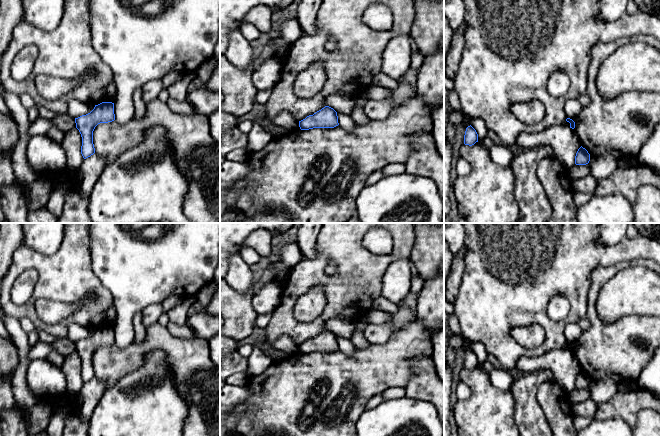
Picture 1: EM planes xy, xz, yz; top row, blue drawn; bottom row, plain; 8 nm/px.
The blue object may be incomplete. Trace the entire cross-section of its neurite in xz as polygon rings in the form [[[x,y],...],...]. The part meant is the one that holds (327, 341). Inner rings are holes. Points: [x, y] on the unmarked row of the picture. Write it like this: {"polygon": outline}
{"polygon": [[[325,330],[313,339],[309,339],[305,343],[299,345],[299,351],[301,354],[334,352],[338,349],[337,336],[329,330]]]}

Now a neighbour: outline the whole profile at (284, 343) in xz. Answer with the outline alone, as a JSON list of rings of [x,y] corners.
[[[281,335],[278,339],[276,339],[273,342],[269,342],[266,338],[263,338],[263,339],[258,340],[255,345],[259,346],[264,354],[267,354],[268,350],[271,348],[284,351],[290,356],[294,354],[298,354],[300,352],[299,345],[296,344],[287,335]]]

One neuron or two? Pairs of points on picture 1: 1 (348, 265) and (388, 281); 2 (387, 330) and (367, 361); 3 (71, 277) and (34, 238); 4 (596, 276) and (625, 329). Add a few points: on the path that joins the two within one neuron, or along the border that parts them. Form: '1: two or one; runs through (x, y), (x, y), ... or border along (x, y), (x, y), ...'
1: two; border along (396, 259), (388, 265), (382, 276), (380, 294)
2: two; border along (398, 330), (386, 342), (371, 345)
3: two; border along (64, 235), (61, 245), (49, 255), (28, 246)
4: one; runs through (593, 294), (592, 315), (604, 329), (607, 329)

